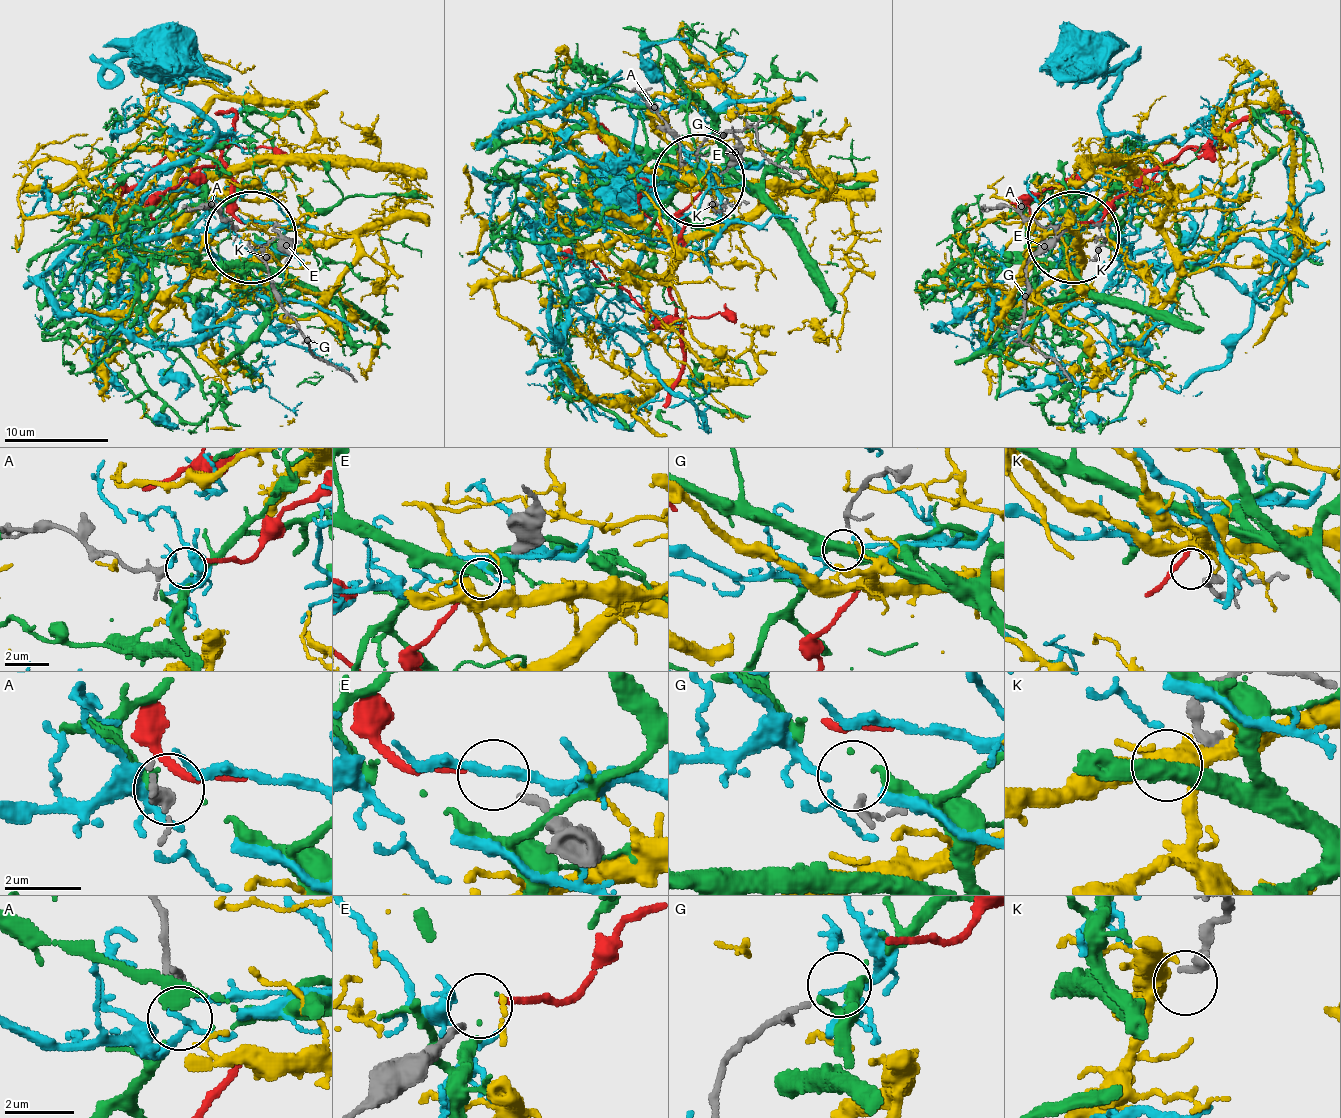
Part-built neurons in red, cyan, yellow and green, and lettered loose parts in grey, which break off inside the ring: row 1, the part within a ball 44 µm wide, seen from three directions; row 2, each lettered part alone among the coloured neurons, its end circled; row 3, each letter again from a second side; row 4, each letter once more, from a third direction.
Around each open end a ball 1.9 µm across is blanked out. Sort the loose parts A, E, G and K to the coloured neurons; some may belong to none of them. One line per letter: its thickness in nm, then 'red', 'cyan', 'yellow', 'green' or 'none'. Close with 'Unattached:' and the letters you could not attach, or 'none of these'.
A: 190 nm | green
E: 190 nm | red
G: 140 nm | none
K: 360 nm | none
Unattached: G, K

